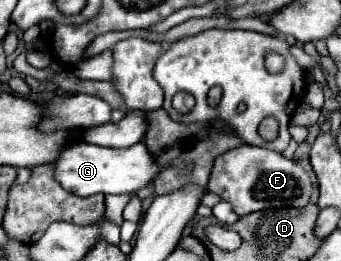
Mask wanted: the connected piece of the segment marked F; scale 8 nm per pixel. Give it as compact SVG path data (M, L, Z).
M243 144L241 148L233 148L215 158L209 192L227 200L237 216L245 216L265 208L303 208L311 200L313 186L307 172L297 162L279 152Z

